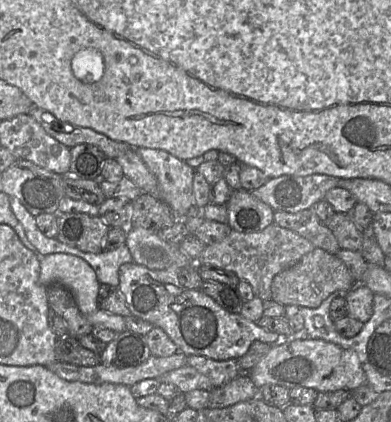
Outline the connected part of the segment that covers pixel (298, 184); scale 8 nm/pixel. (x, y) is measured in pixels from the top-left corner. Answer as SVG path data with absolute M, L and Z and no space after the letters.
M325 174L281 175L270 178L264 185L251 192L274 211L297 213L312 208L323 200L332 188L344 188L344 182L349 180Z

